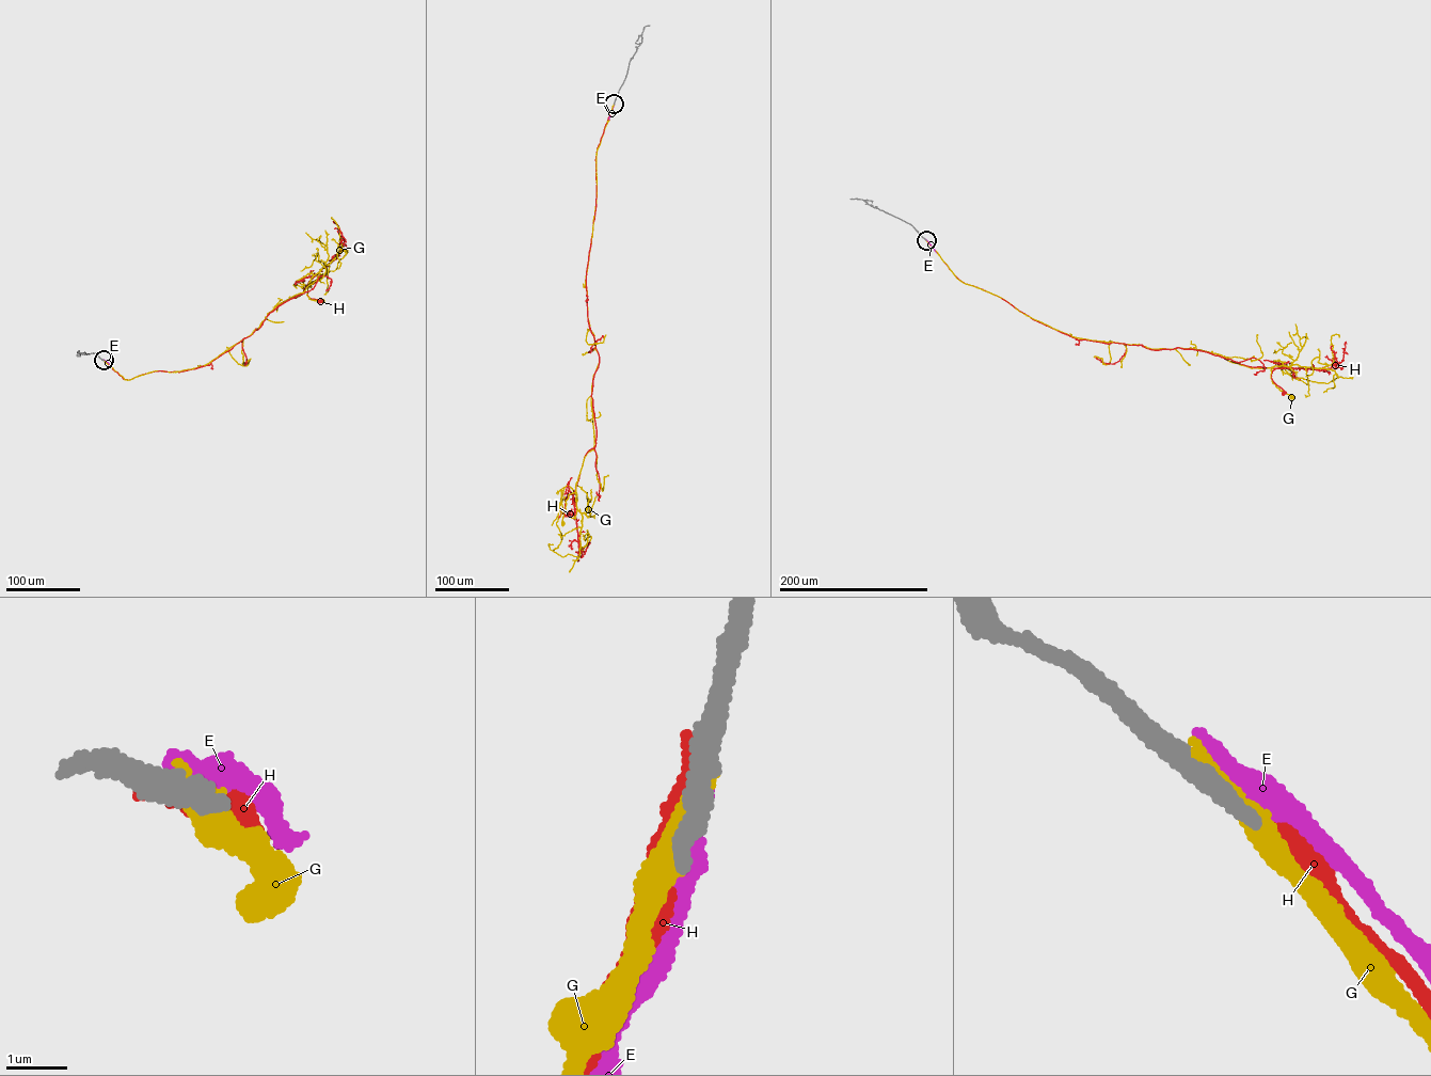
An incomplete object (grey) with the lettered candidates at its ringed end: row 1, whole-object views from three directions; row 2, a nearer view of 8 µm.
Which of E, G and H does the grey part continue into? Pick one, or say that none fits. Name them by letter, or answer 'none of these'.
none of these

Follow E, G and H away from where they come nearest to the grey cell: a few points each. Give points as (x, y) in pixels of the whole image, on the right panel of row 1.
E: (925, 239), (937, 253)
G: (925, 239), (965, 283), (1069, 335), (1154, 349), (1190, 348), (1252, 368), (1272, 367), (1272, 382), (1291, 396)
H: (925, 239), (959, 280), (1077, 339), (1156, 350), (1190, 349), (1246, 366), (1275, 368), (1271, 378), (1283, 393)

